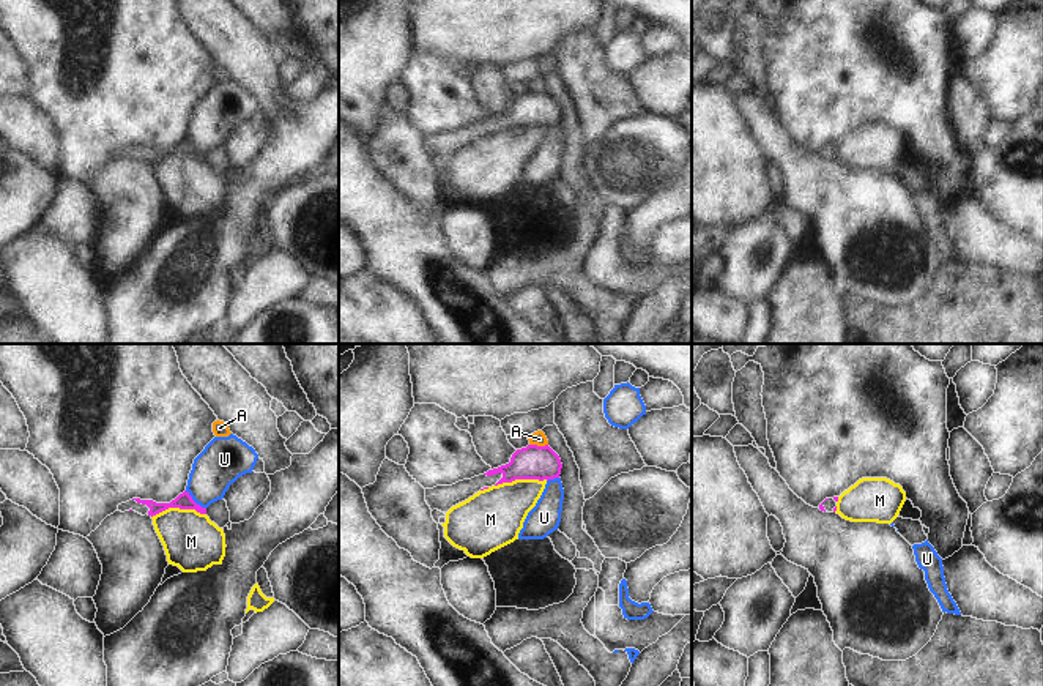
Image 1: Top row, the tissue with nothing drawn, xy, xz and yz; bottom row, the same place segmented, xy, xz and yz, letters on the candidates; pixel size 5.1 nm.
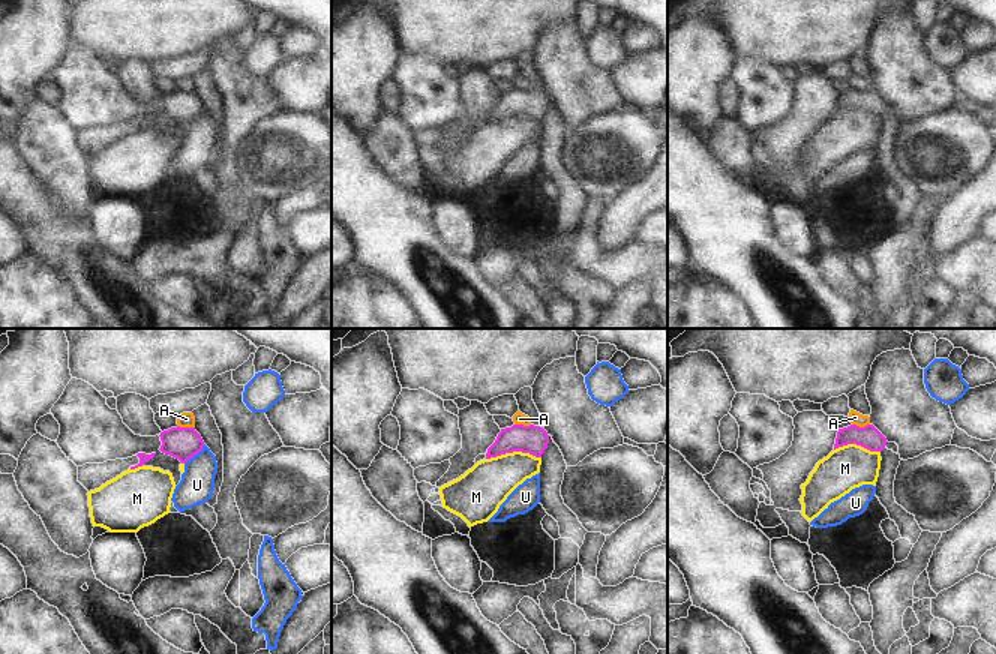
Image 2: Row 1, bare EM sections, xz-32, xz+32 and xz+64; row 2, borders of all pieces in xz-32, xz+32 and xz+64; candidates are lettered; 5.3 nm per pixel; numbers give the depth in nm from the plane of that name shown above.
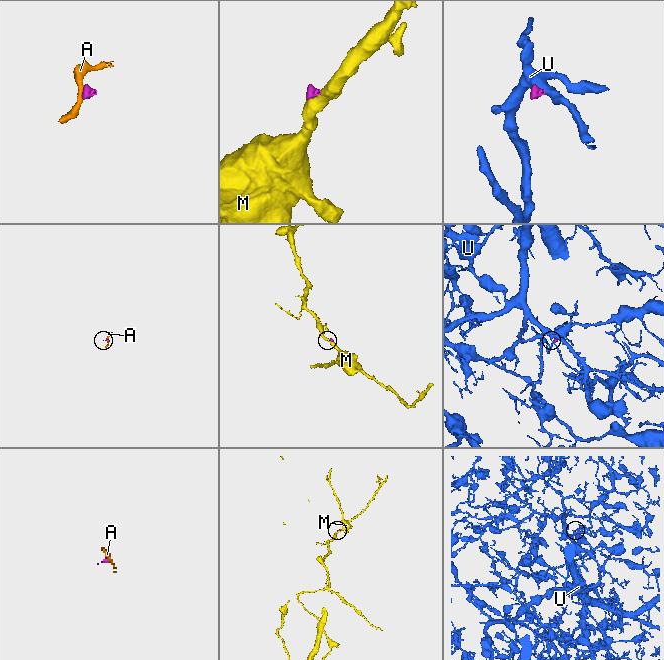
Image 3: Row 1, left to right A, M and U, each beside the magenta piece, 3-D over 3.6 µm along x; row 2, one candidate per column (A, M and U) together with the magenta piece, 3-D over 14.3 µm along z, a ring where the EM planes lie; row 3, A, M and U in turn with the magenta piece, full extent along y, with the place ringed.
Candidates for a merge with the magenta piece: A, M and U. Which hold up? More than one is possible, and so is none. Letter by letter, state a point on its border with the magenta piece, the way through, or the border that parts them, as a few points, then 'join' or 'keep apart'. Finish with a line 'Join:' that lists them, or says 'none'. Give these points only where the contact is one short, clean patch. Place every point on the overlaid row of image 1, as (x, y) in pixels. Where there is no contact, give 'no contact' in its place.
A: meets magenta in xz at (539, 447); border along xz (530, 443), (547, 445); keep apart
M: meets magenta in xy at (178, 507); border along xy (205, 513), (166, 508), (152, 518); keep apart
U: meets magenta in xy at (194, 502); border along xy (185, 491), (205, 508); keep apart
Join: none

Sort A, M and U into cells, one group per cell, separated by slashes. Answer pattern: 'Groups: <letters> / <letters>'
Groups: A / M / U.

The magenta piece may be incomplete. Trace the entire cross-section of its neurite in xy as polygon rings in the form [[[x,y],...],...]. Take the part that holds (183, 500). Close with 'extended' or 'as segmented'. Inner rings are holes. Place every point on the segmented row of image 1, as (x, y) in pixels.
[[[186,490],[170,503],[156,503],[153,500],[132,498],[126,503],[118,505],[118,511],[121,513],[132,509],[142,516],[148,514],[151,517],[169,508],[195,509],[200,514],[206,514],[206,508],[202,508],[200,505],[197,505],[189,495],[189,492]]]; extended

